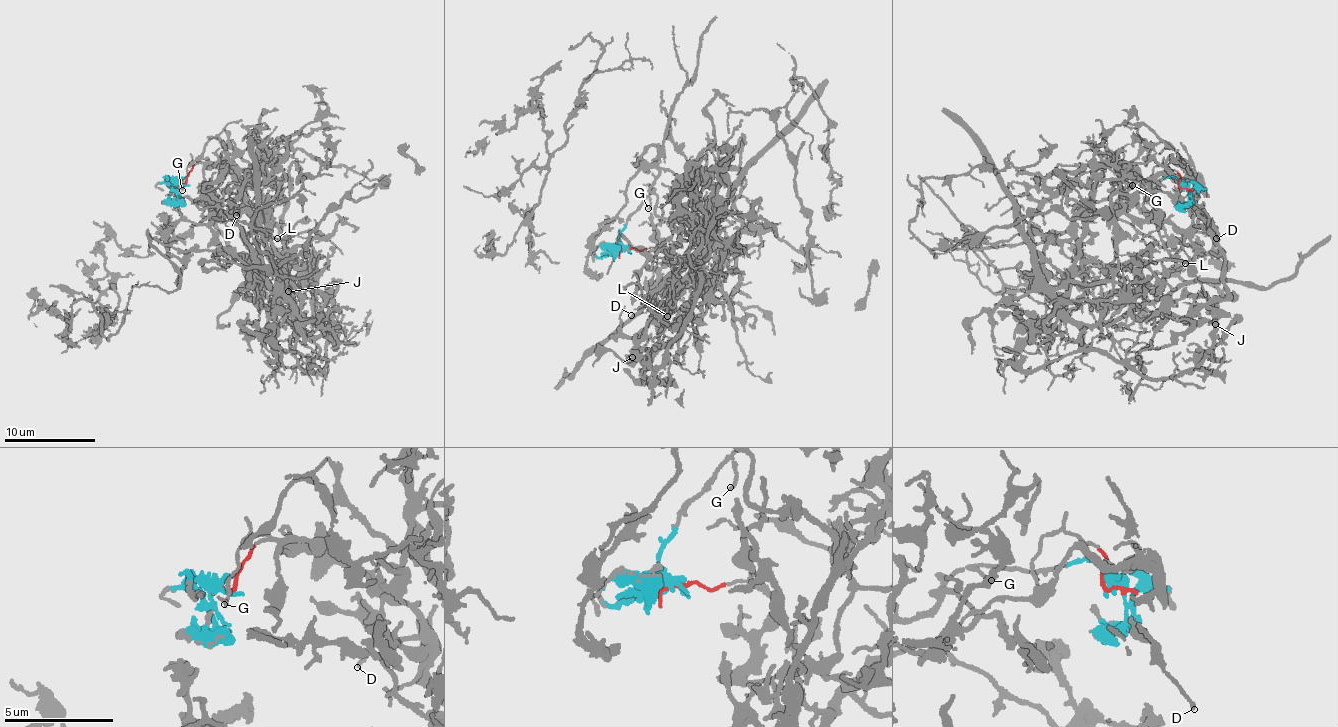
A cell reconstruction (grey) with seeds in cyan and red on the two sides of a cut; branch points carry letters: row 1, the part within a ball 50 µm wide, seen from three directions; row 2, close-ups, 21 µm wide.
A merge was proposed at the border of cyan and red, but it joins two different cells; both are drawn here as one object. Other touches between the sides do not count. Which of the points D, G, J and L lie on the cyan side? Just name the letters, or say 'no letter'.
G

